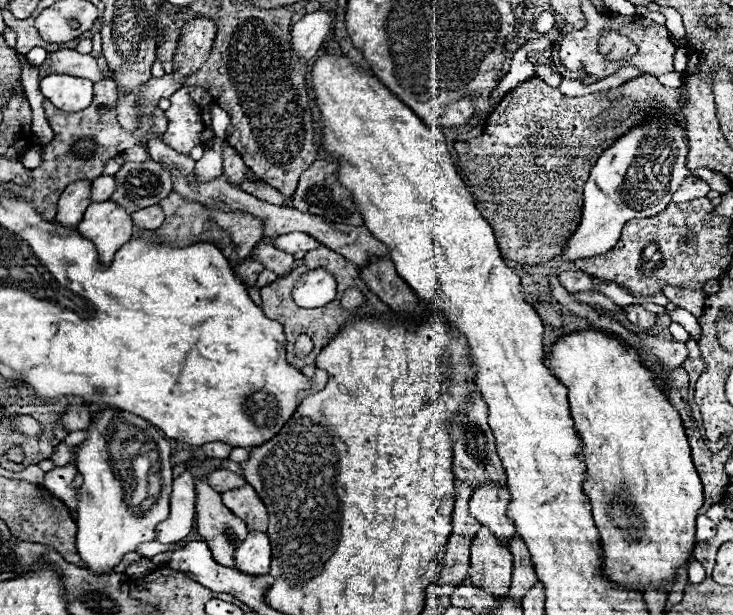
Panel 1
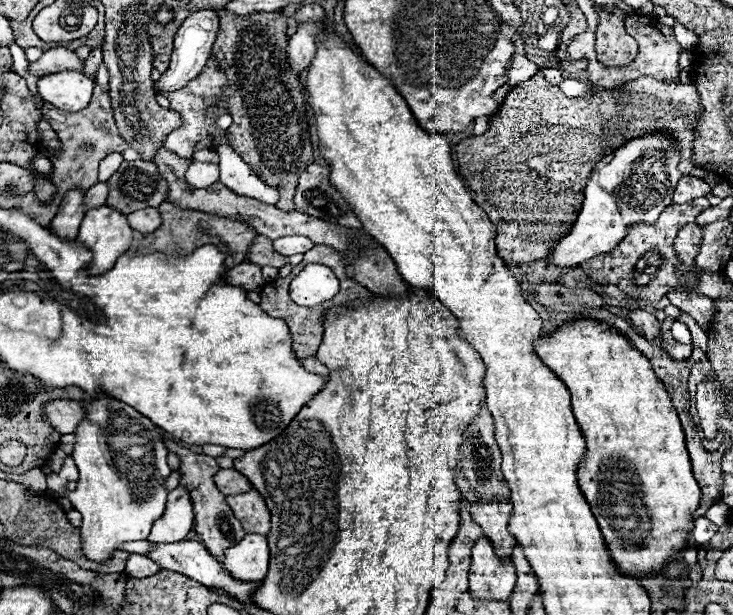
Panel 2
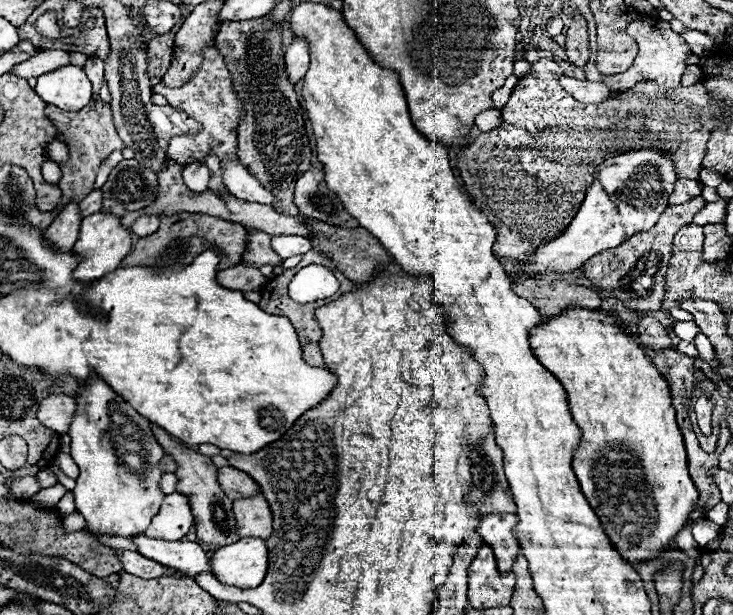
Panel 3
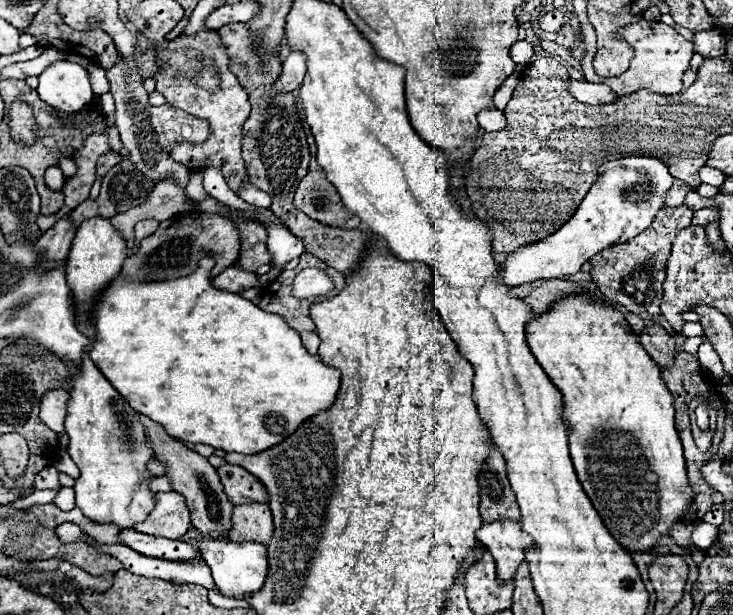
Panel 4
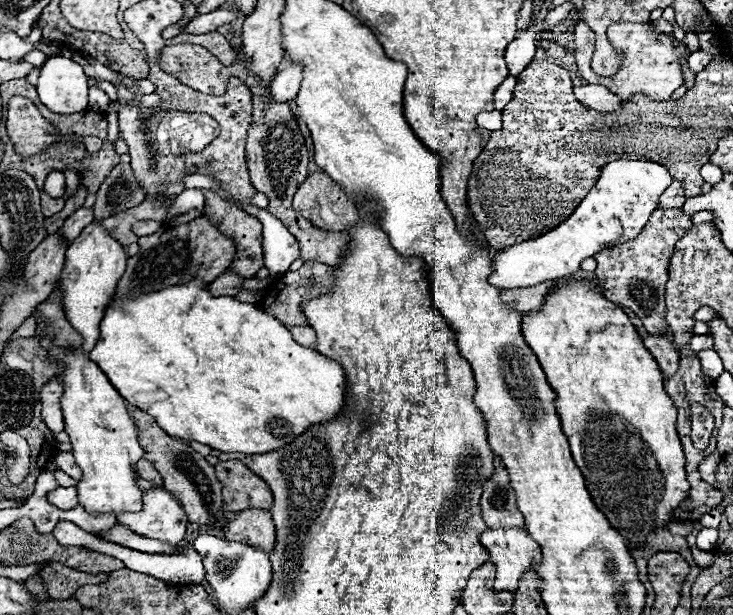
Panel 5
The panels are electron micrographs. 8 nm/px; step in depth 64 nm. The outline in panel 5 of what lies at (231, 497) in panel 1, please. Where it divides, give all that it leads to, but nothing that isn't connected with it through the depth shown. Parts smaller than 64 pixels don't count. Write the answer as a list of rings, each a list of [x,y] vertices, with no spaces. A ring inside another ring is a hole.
[[[266,510],[240,512],[226,526],[224,536],[226,540],[238,540],[240,544],[254,544],[254,548],[262,548],[266,554],[270,554],[276,544],[272,514]]]

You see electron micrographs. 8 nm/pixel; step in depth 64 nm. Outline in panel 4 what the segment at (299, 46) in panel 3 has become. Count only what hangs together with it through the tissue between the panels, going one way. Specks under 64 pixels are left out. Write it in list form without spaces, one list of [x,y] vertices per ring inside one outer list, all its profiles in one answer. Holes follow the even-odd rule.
[[[290,52],[286,62],[282,64],[282,74],[274,82],[278,92],[294,92],[306,74],[306,58],[300,52]]]

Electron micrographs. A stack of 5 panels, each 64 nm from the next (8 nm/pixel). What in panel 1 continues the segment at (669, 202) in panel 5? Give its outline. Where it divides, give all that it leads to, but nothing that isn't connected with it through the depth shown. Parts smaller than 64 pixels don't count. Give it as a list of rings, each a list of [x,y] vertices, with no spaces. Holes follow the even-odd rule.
[[[688,176],[684,180],[684,184],[678,188],[678,192],[674,192],[672,202],[680,204],[680,202],[690,202],[696,198],[704,198],[708,194],[708,184],[702,178],[696,176]]]

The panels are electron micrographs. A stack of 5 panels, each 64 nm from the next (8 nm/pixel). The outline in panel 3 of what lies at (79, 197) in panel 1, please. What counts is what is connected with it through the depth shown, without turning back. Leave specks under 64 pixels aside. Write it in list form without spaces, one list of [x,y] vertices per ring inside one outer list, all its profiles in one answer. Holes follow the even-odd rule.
[[[68,204],[58,218],[44,230],[44,240],[48,244],[54,244],[58,252],[70,252],[78,238],[80,230],[80,214],[78,214],[78,204]]]

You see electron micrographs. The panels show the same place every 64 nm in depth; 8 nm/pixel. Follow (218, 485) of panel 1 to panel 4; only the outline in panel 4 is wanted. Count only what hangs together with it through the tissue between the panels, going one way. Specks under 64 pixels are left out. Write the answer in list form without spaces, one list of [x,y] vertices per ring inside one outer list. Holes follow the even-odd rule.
[[[238,464],[218,466],[218,476],[232,504],[252,504],[252,502],[268,504],[270,502],[266,486],[256,476],[240,468]]]

